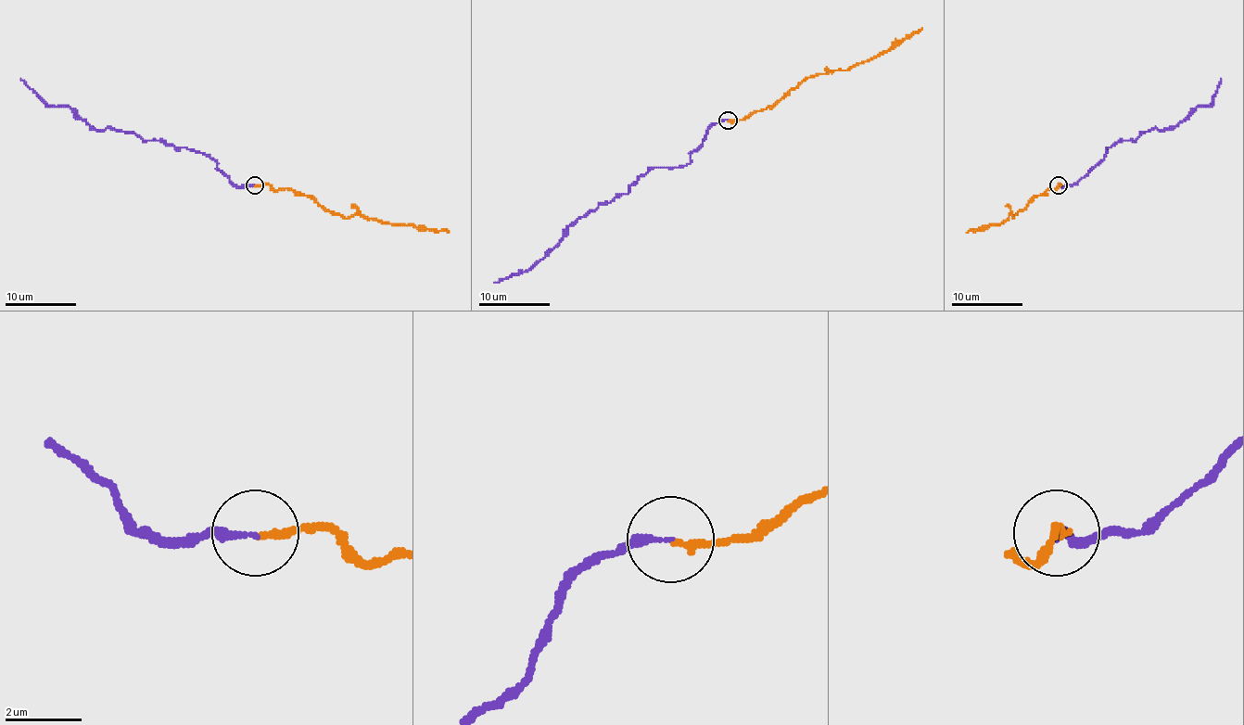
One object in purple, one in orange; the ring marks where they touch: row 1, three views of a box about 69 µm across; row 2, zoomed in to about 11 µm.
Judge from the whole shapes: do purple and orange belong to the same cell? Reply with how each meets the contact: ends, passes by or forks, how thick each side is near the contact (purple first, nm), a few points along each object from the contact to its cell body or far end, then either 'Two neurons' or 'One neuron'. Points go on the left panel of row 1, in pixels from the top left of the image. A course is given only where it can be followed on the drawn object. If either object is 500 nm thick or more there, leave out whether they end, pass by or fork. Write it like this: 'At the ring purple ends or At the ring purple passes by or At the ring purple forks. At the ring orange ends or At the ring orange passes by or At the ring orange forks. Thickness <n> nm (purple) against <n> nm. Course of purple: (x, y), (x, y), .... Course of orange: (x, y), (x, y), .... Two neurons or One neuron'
At the ring purple ends. At the ring orange ends. Thickness 190 nm (purple) against 190 nm. Course of purple: (254, 184), (236, 186), (201, 153), (145, 140), (135, 133), (93, 130), (69, 107), (47, 105), (20, 79). Course of orange: (256, 184), (300, 192), (346, 218), (355, 214), (387, 223), (449, 232). One neuron

